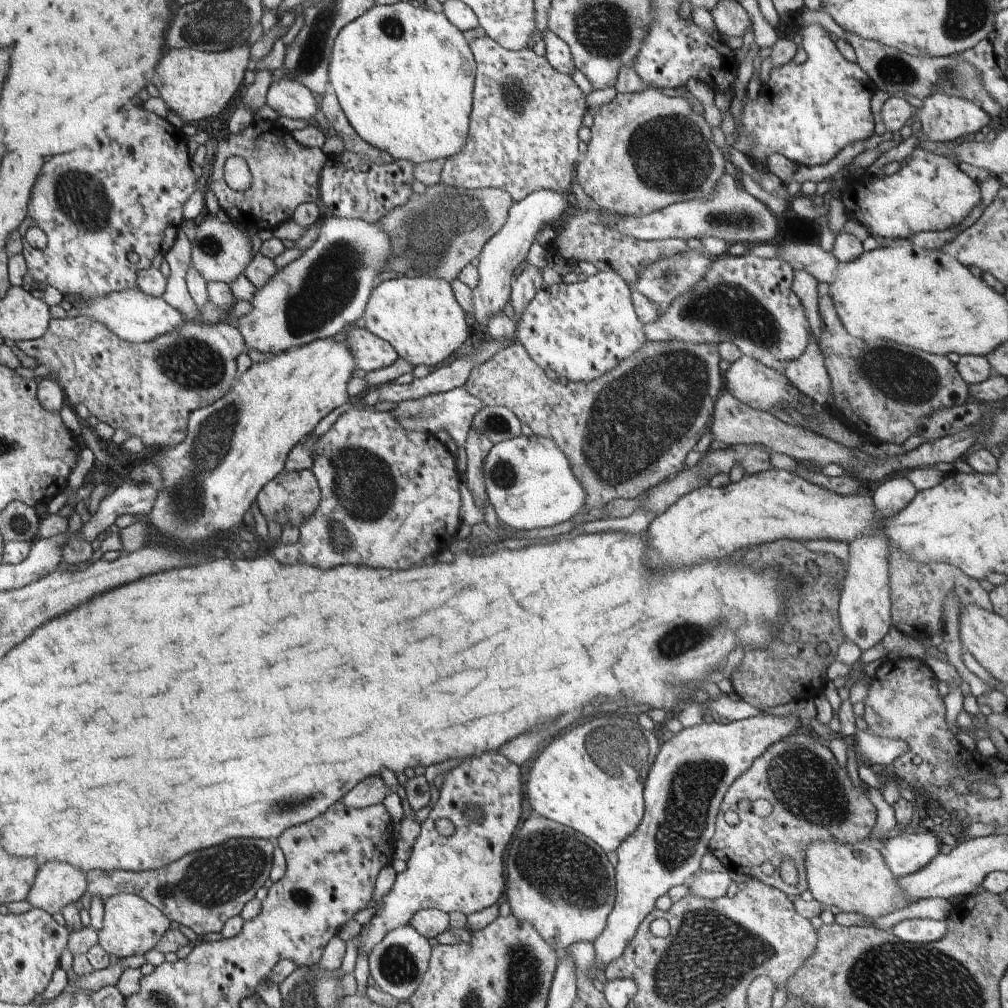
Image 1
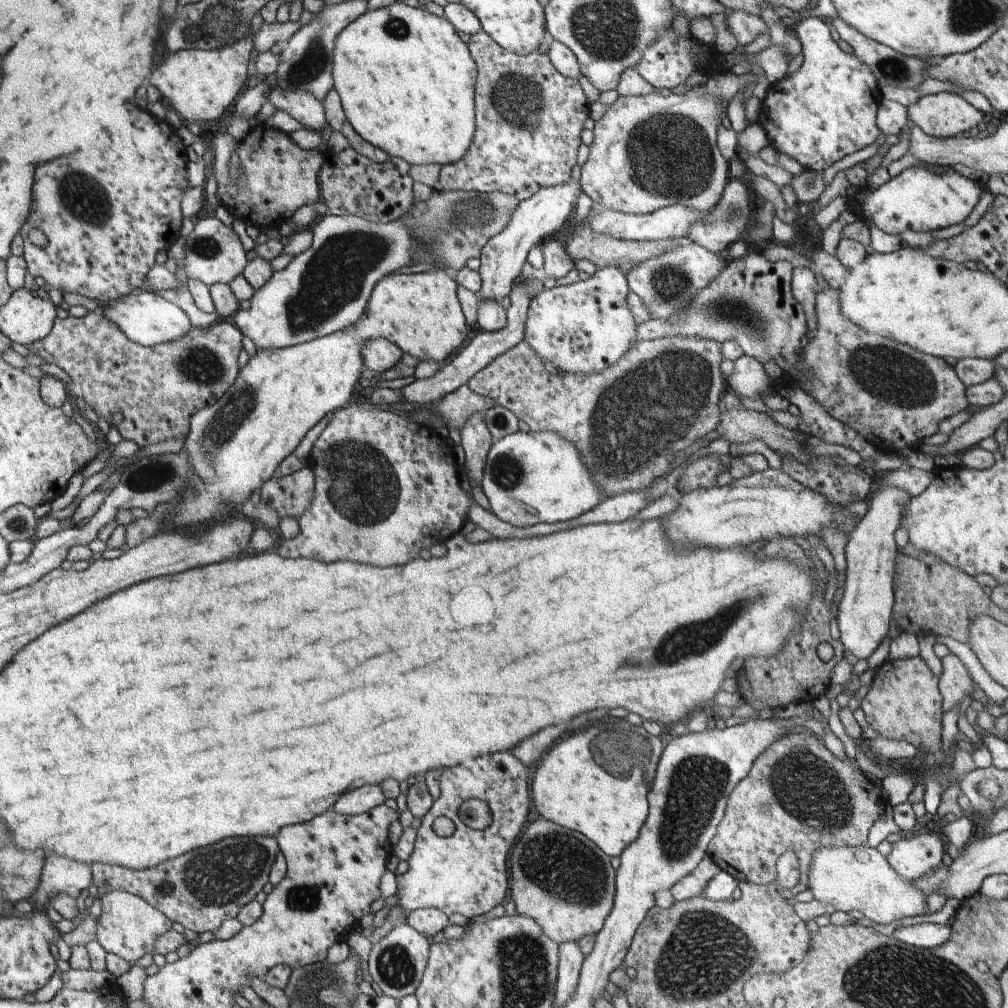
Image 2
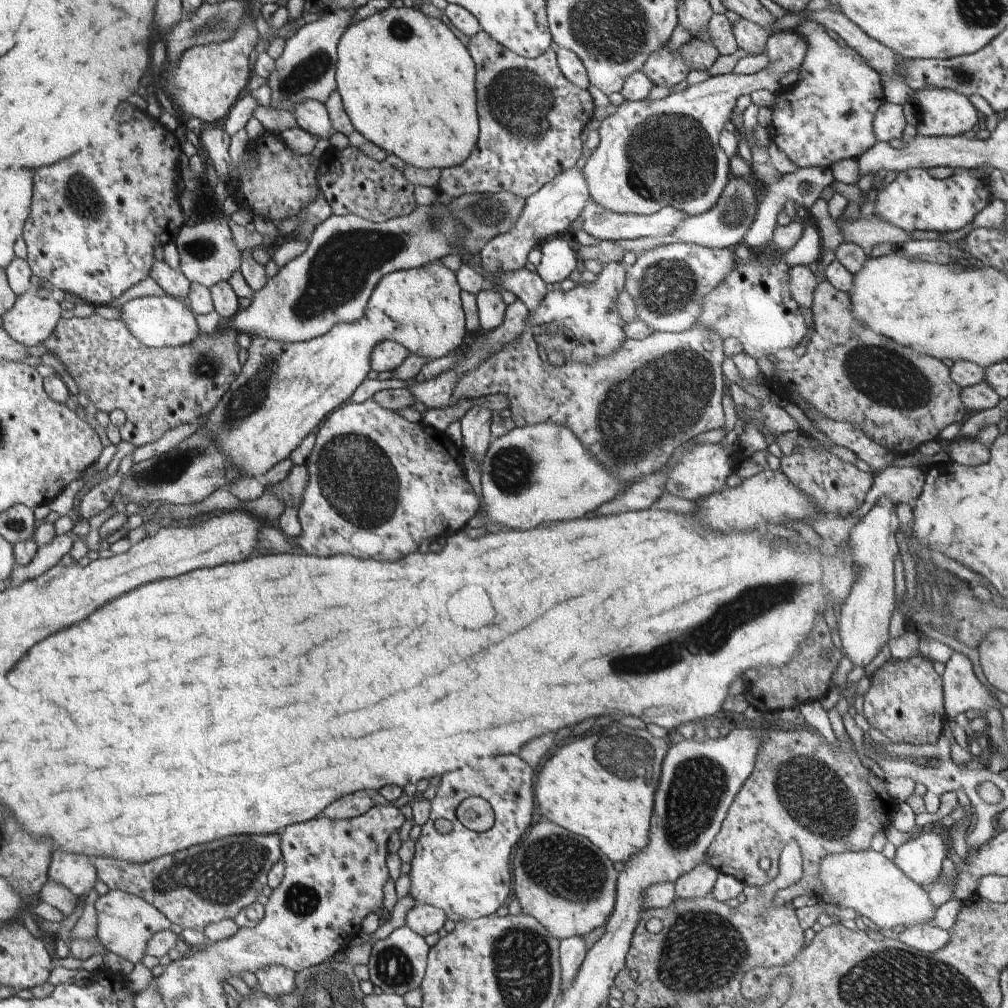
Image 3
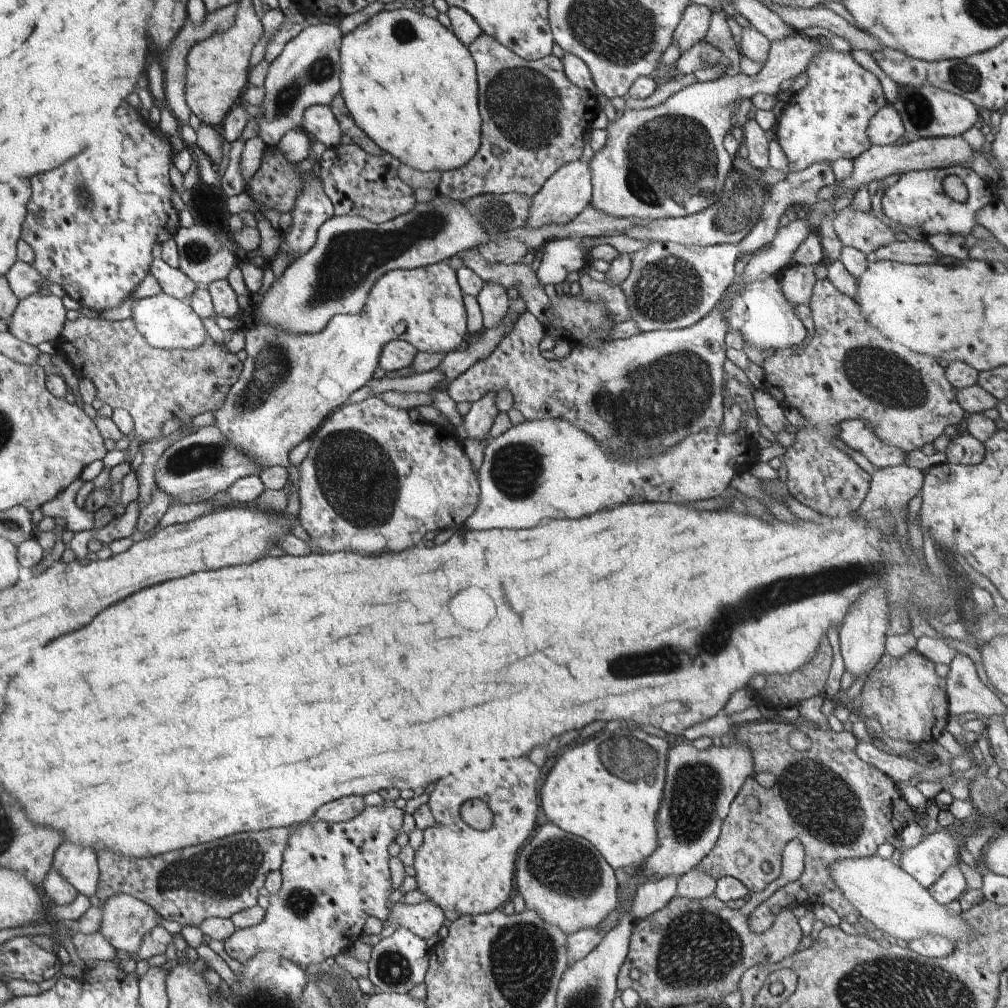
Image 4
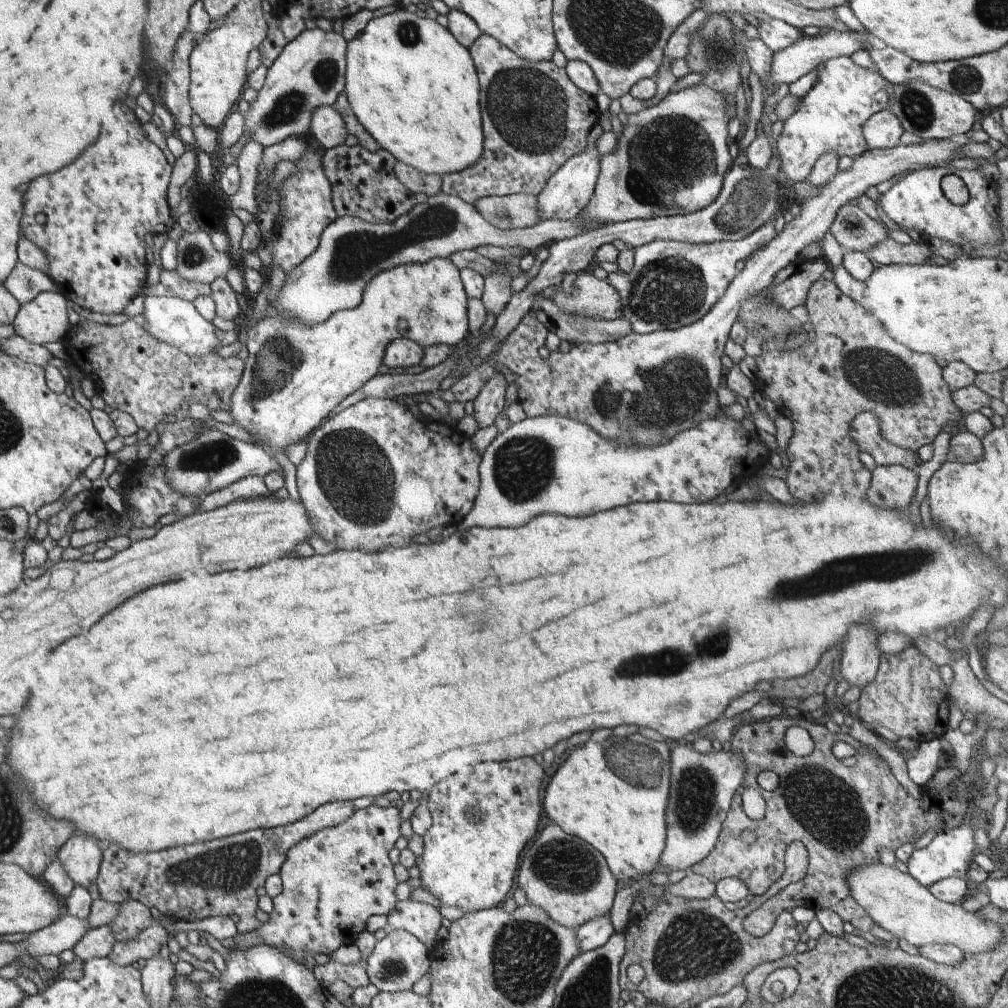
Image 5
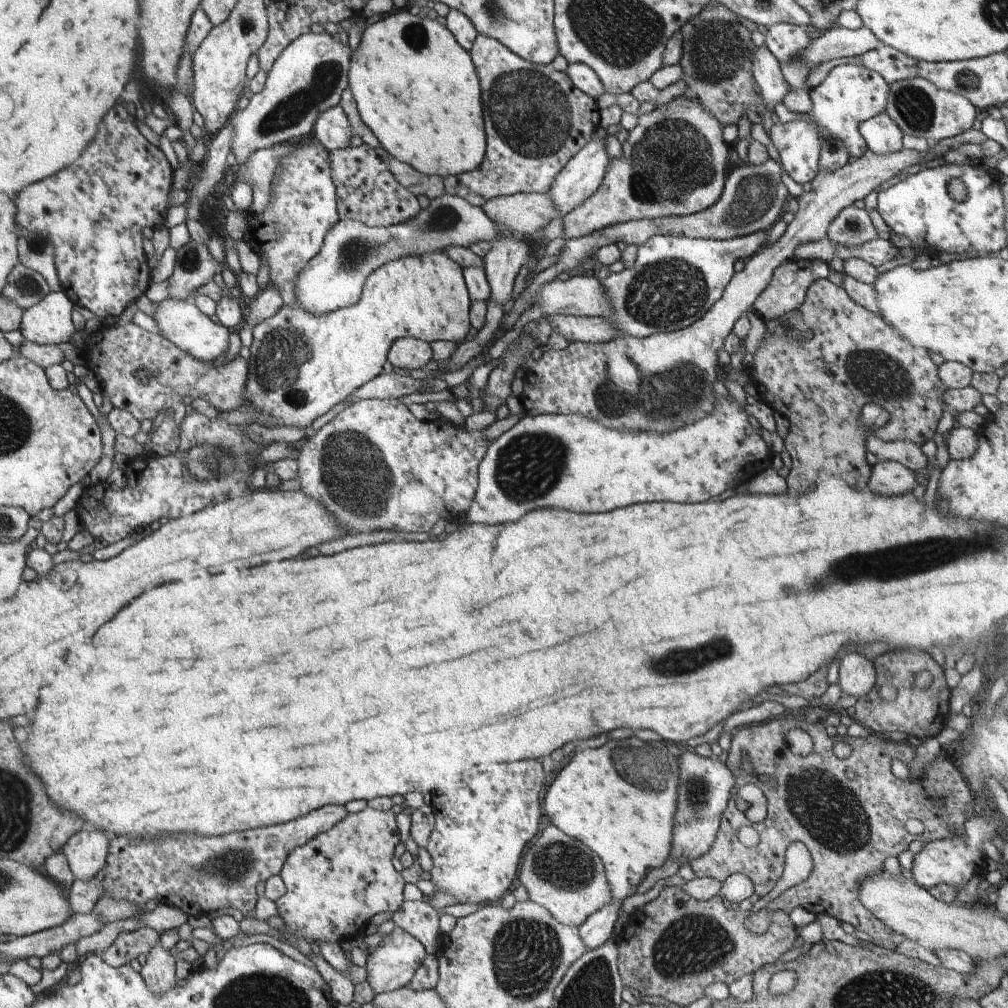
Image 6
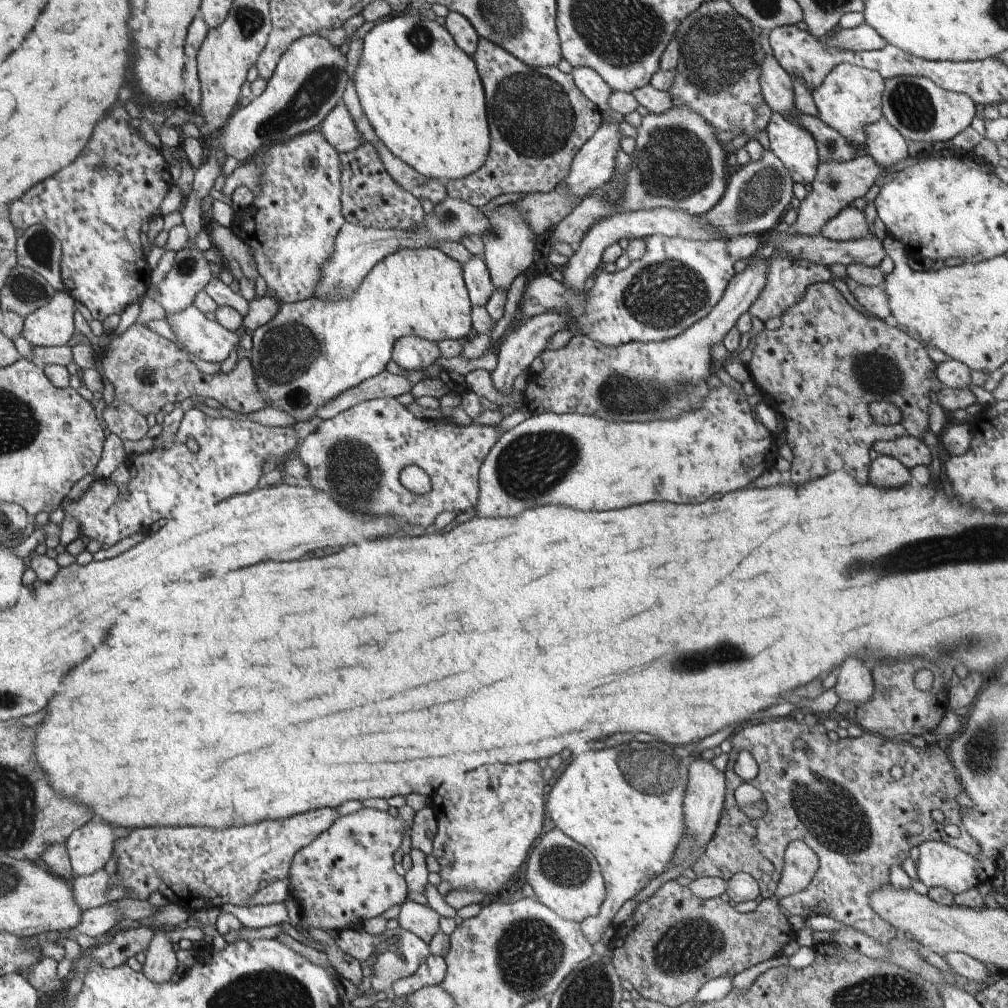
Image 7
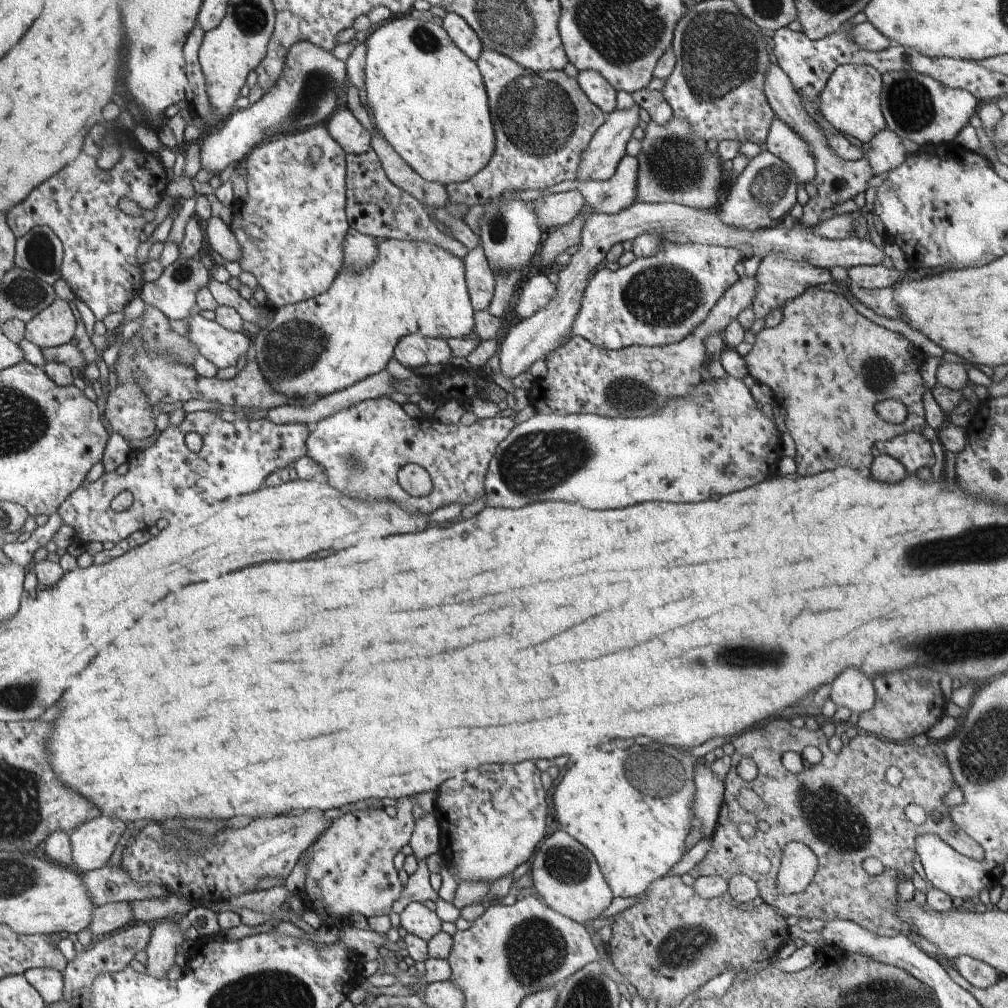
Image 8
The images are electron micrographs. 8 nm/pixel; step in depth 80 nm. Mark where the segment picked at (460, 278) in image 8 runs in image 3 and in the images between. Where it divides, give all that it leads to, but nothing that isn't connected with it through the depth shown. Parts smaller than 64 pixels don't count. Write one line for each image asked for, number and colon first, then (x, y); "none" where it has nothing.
3: (285, 390)
4: (290, 383)
5: (295, 374)
6: (301, 365)
7: (312, 351)

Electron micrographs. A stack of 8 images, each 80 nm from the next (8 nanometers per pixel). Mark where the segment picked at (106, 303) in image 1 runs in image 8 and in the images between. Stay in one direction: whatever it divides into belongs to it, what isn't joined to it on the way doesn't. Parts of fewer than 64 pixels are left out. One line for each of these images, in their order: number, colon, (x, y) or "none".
2: (144, 316)
3: (157, 321)
4: (165, 322)
5: (174, 321)
6: (181, 321)
7: (207, 339)
8: (223, 347)

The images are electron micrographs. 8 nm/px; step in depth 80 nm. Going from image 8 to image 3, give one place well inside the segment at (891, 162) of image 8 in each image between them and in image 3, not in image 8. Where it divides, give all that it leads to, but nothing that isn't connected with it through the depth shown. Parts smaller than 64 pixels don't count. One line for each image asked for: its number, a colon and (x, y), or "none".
3: (889, 121)
4: (885, 127)
5: (882, 130)
6: (882, 135)
7: (887, 146)

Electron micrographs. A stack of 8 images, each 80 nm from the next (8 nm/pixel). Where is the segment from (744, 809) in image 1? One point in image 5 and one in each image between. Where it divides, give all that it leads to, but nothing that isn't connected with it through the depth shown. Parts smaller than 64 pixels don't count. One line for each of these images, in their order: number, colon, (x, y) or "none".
2: (813, 799)
3: (802, 789)
4: (813, 798)
5: (827, 803)

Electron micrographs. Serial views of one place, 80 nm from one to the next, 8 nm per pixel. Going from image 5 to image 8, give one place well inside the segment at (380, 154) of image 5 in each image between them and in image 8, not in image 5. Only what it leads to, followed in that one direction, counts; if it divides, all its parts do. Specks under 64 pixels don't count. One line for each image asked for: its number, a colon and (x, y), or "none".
6: (367, 191)
7: (370, 197)
8: (377, 207)

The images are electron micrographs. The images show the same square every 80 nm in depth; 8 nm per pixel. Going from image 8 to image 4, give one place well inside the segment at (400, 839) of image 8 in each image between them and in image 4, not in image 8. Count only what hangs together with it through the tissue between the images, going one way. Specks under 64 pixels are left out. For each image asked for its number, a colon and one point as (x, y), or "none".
4: (334, 876)
5: (334, 880)
6: (336, 882)
7: (346, 876)

